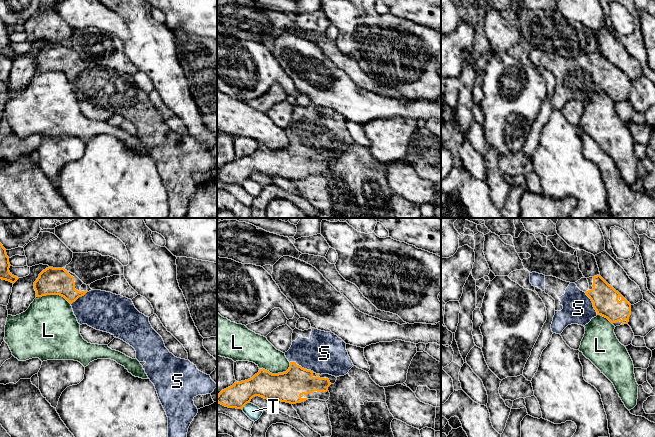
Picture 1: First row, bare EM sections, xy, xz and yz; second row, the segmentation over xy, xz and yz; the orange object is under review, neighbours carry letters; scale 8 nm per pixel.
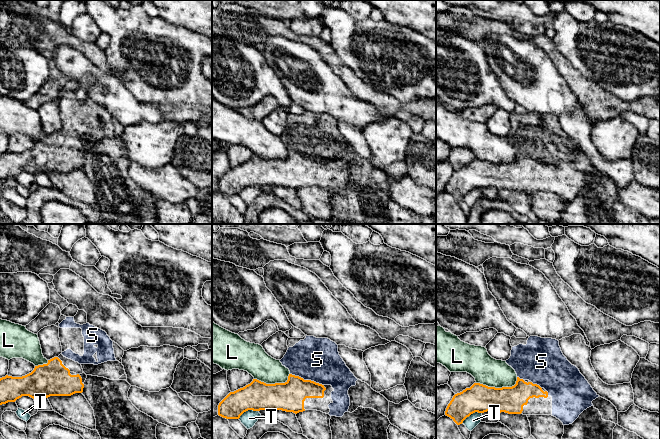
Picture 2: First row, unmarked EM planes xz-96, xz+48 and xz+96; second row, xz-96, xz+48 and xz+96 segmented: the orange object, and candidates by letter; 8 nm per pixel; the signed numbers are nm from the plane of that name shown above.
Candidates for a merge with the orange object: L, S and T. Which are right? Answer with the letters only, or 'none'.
S

